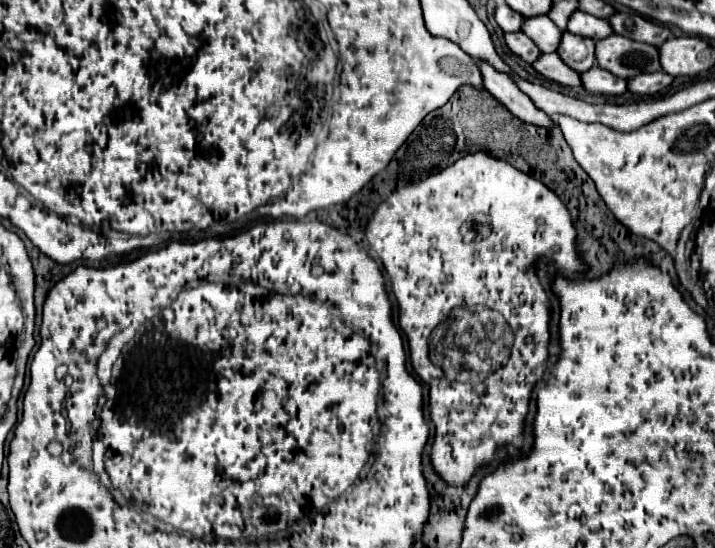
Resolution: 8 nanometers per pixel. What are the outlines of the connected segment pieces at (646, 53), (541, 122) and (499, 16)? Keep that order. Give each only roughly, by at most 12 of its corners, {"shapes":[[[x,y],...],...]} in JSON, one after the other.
{"shapes":[[[616,33],[596,65],[622,79],[660,71],[656,47]],[[476,59],[484,89],[506,105],[514,117],[538,127],[552,127],[516,87],[510,75]],[[504,1],[496,3],[494,19],[502,31],[520,31],[522,15]]]}

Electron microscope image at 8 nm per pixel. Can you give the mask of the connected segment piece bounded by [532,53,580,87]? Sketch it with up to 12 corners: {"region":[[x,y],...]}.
{"region":[[540,53],[532,67],[546,79],[568,87],[580,75],[558,55]]}

